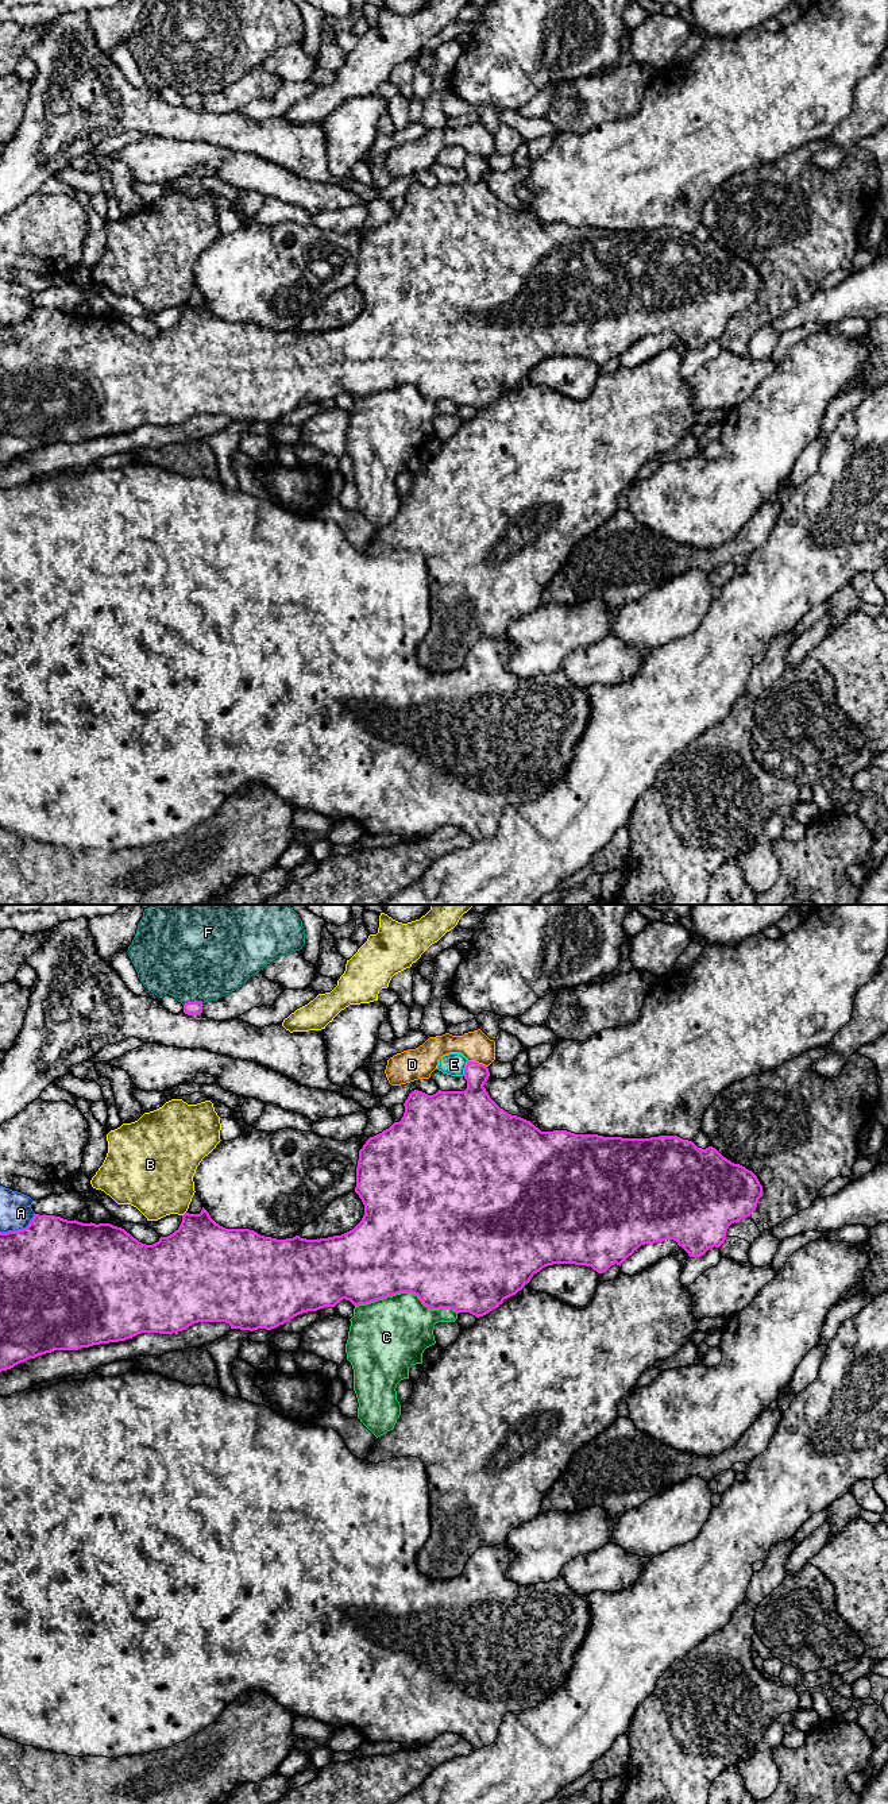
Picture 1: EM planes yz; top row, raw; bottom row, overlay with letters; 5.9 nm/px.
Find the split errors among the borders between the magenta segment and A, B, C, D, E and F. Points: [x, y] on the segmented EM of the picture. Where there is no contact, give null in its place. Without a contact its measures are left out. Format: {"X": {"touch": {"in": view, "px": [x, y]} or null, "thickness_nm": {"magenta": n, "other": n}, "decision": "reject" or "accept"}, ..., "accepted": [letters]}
{"A": {"touch": {"in": "yz", "px": [19, 1230]}, "thickness_nm": {"magenta": 500, "other": 190}, "decision": "reject"}, "B": {"touch": {"in": "yz", "px": [184, 1214]}, "thickness_nm": {"magenta": 400, "other": 400}, "decision": "reject"}, "C": {"touch": {"in": "yz", "px": [408, 1291]}, "thickness_nm": {"magenta": 500, "other": 420}, "decision": "reject"}, "D": {"touch": {"in": "yz", "px": [478, 1063]}, "thickness_nm": {"magenta": 220, "other": 180}, "decision": "reject"}, "E": {"touch": {"in": "yz", "px": [464, 1068]}, "thickness_nm": {"magenta": 260, "other": 140}, "decision": "reject"}, "F": {"touch": {"in": "yz", "px": [195, 1001]}, "thickness_nm": {"magenta": 80, "other": 500}, "decision": "reject"}, "accepted": []}

